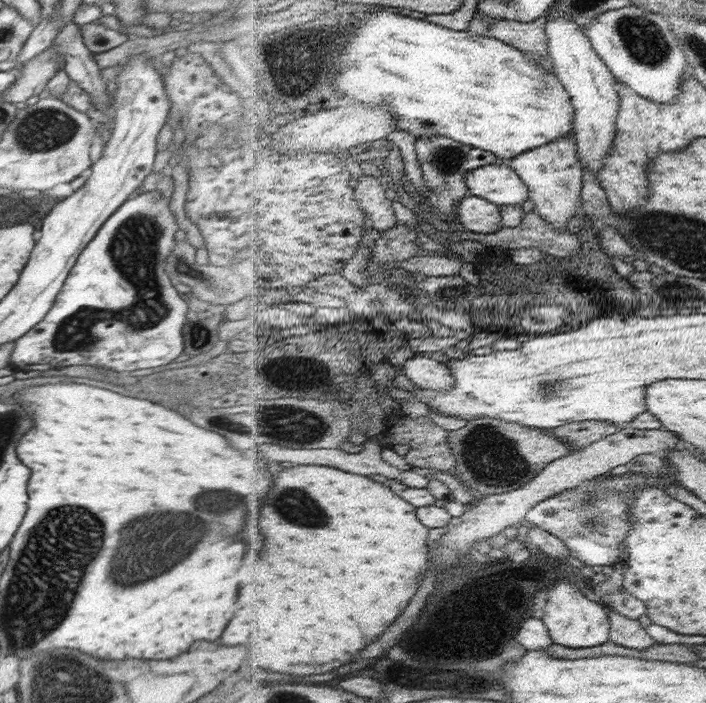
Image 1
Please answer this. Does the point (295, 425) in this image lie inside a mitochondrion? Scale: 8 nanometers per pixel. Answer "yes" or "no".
yes

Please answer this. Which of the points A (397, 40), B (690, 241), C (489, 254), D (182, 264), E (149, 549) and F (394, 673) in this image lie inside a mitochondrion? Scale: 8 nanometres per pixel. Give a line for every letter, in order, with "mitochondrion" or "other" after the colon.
A: other
B: mitochondrion
C: other
D: mitochondrion
E: mitochondrion
F: other

